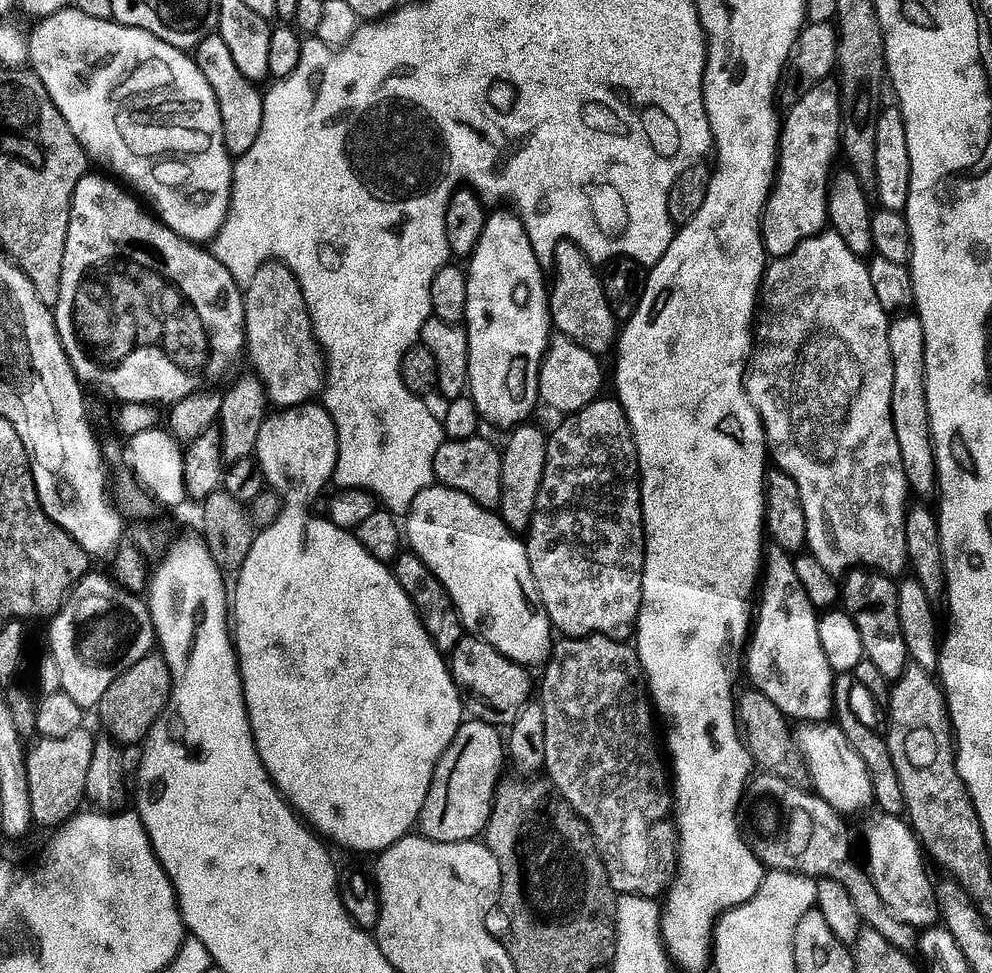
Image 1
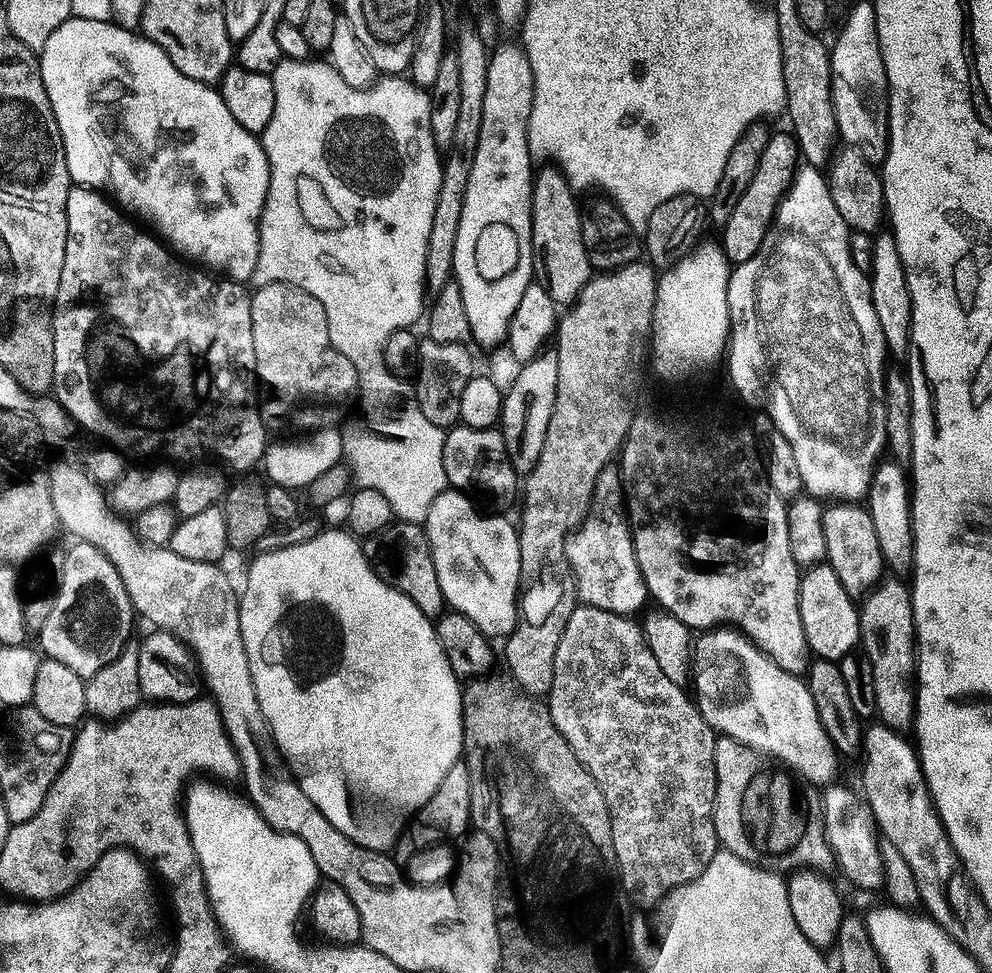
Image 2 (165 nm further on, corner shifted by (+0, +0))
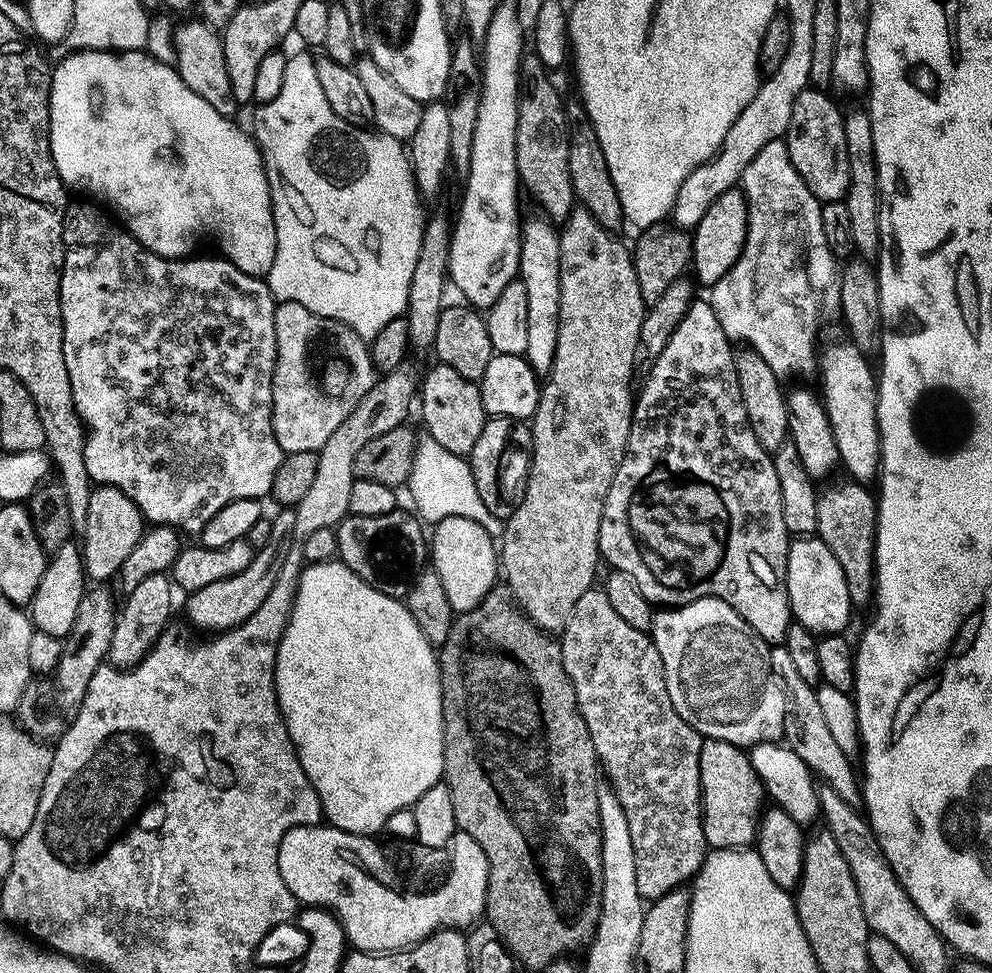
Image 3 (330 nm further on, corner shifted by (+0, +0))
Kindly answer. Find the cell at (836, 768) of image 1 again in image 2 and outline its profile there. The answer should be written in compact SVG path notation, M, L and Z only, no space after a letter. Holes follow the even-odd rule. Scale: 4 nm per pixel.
M721 626L705 631L701 636L704 637L695 641L692 650L690 685L692 684L691 691L694 693L696 707L705 722L712 727L712 731L721 737L737 740L747 748L754 748L765 757L773 756L774 759L781 760L784 763L781 765L787 766L809 785L831 785L837 779L836 771L839 770L841 761L822 726L816 709L816 697L810 694L807 683L801 677L792 676L778 667L739 630Z

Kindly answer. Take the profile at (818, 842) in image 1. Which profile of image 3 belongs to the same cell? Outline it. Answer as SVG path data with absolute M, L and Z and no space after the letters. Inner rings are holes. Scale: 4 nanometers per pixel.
M705 740L702 746L702 790L709 849L751 849L758 840L762 813L766 808L766 791L751 764L749 753L743 748L735 748L730 742Z

